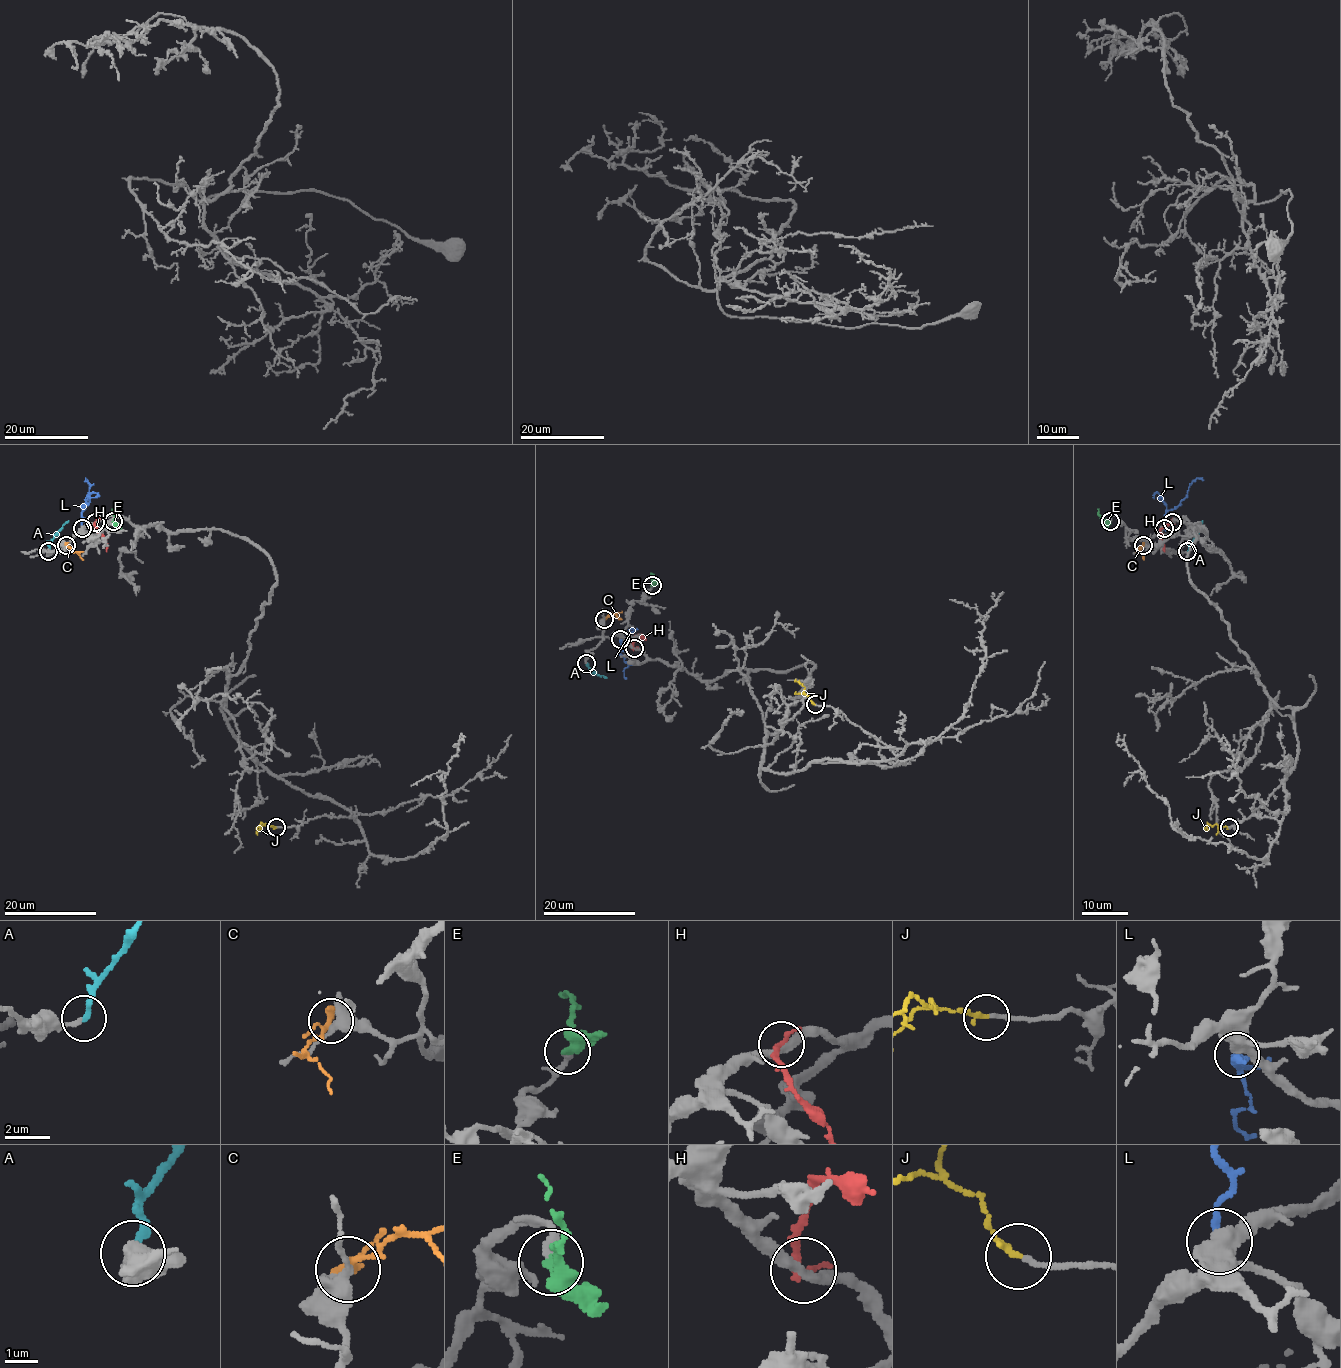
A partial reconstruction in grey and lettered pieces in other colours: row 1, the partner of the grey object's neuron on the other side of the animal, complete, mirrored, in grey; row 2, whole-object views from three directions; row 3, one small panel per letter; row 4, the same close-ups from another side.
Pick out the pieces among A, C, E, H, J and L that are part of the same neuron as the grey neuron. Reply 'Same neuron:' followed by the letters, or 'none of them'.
Same neuron: A, E, J

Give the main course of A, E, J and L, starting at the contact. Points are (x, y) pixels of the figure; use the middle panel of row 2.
A: (586, 663), (595, 673), (607, 678)
E: (651, 586), (654, 576), (650, 573)
J: (815, 704), (803, 691), (805, 687), (795, 680)
L: (620, 640), (620, 653), (628, 665), (624, 673), (626, 679)

